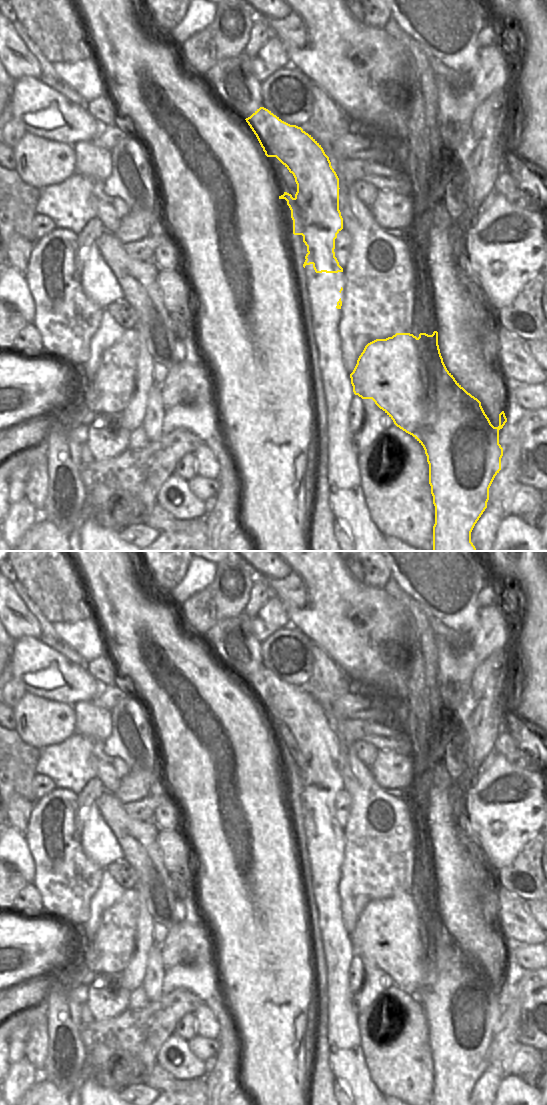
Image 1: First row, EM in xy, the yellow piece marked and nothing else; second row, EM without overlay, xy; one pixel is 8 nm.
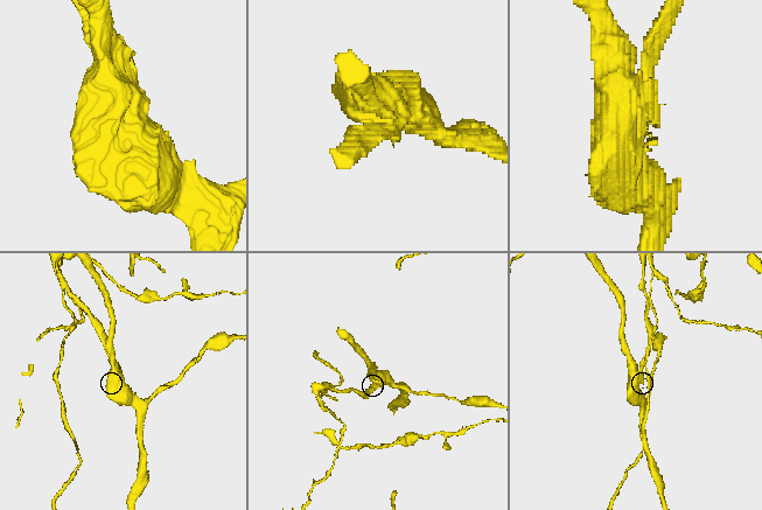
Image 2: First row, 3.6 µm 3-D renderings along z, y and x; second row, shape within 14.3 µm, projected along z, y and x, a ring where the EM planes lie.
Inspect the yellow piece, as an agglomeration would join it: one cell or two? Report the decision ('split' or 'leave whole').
split

